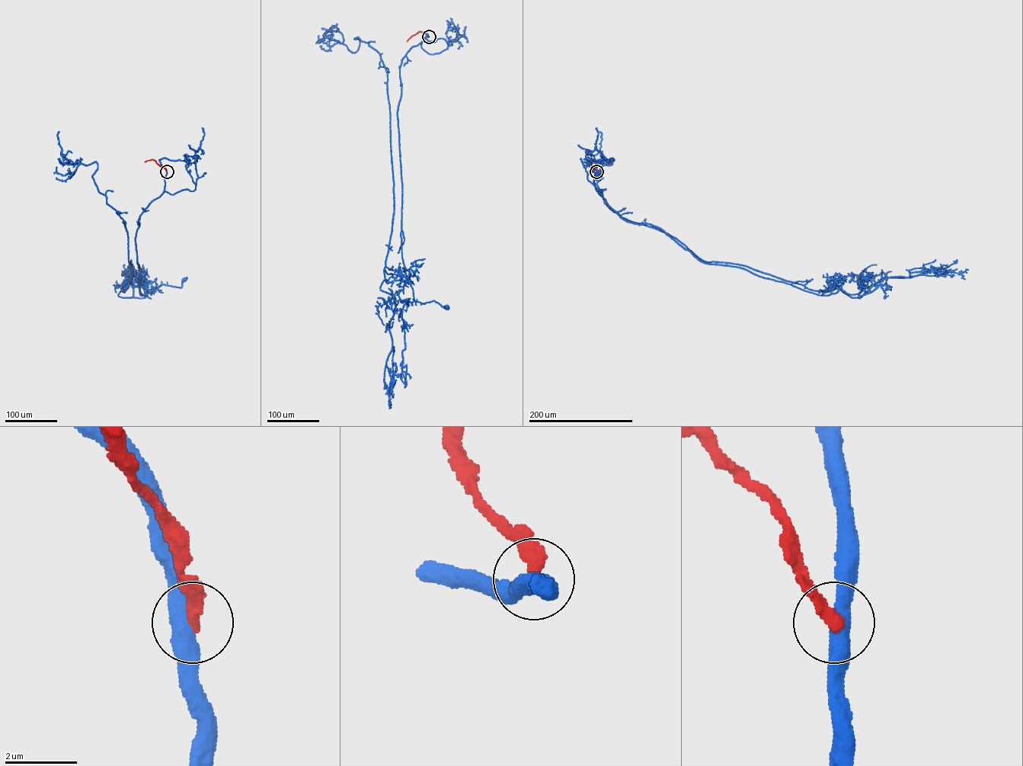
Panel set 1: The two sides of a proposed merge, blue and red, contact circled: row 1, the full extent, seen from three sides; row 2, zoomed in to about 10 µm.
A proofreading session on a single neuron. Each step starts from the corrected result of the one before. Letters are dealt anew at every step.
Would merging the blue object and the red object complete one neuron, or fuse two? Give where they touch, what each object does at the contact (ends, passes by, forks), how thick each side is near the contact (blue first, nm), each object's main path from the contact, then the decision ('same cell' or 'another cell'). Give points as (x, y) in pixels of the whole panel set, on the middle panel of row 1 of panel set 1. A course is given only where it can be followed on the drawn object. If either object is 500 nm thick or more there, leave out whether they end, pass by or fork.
place (429, 36); blue passes by; red ends; calibres 460 and 360 nm; course blue (429, 36), (426, 33), (410, 48), (400, 68), (401, 247), (413, 300), (434, 300), (446, 307); course red (429, 36), (419, 31), (407, 41); another cell

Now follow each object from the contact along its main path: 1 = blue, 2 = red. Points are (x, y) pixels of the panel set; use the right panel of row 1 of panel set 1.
1: (596, 171), (596, 190), (621, 217), (660, 228), (701, 261), (819, 295), (841, 287), (858, 293), (867, 279)
2: (596, 171), (591, 164), (592, 161), (594, 159), (601, 161)

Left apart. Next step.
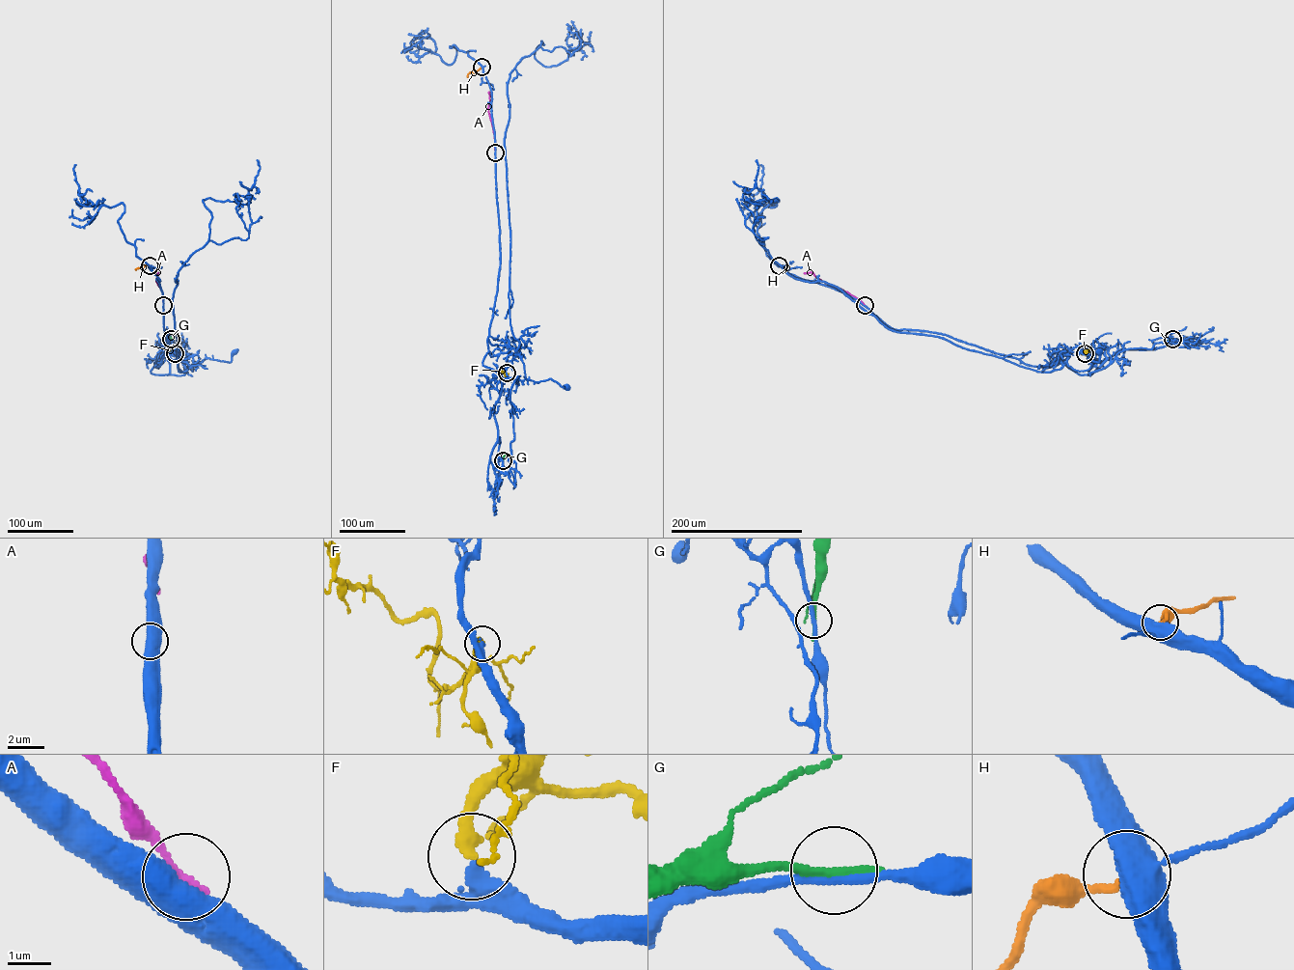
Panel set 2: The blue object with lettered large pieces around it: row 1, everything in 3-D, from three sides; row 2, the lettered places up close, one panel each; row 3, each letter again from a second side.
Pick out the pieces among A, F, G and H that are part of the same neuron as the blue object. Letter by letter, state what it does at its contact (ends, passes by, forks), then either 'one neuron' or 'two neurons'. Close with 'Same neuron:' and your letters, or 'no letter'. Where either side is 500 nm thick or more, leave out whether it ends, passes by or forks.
A: two neurons
F: it ends there; one neuron
G: it ends there; two neurons
H: two neurons
Same neuron: F

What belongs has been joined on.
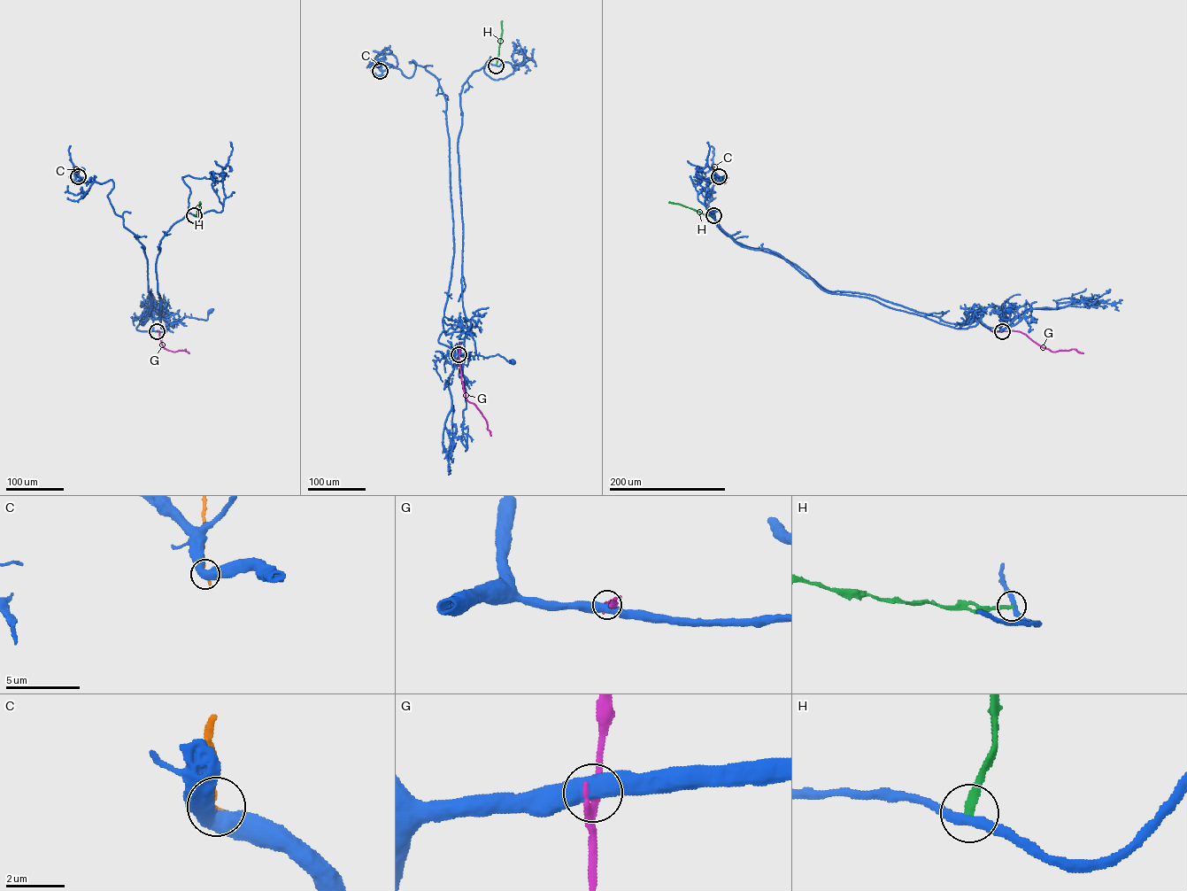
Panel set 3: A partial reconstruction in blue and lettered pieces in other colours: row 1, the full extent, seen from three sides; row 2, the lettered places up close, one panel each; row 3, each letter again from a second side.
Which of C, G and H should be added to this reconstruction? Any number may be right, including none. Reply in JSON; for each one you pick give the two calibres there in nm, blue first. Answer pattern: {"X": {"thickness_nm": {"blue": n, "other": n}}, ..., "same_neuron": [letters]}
{"same_neuron": []}

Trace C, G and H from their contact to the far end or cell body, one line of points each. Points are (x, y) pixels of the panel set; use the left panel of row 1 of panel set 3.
C: (78, 176), (75, 166)
G: (158, 331), (165, 348), (173, 352), (185, 349), (188, 353)
H: (194, 215), (200, 202)

